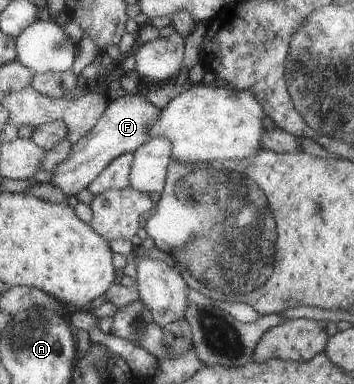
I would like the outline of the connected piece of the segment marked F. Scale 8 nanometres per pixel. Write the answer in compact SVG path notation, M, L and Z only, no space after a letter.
M128 93L120 96L118 100L110 104L106 114L91 133L84 136L80 142L73 144L73 151L68 159L64 160L54 172L52 172L52 186L60 188L68 197L78 196L84 189L88 189L116 161L122 154L140 149L150 140L148 126L156 122L160 116L160 109L151 104L144 94Z

